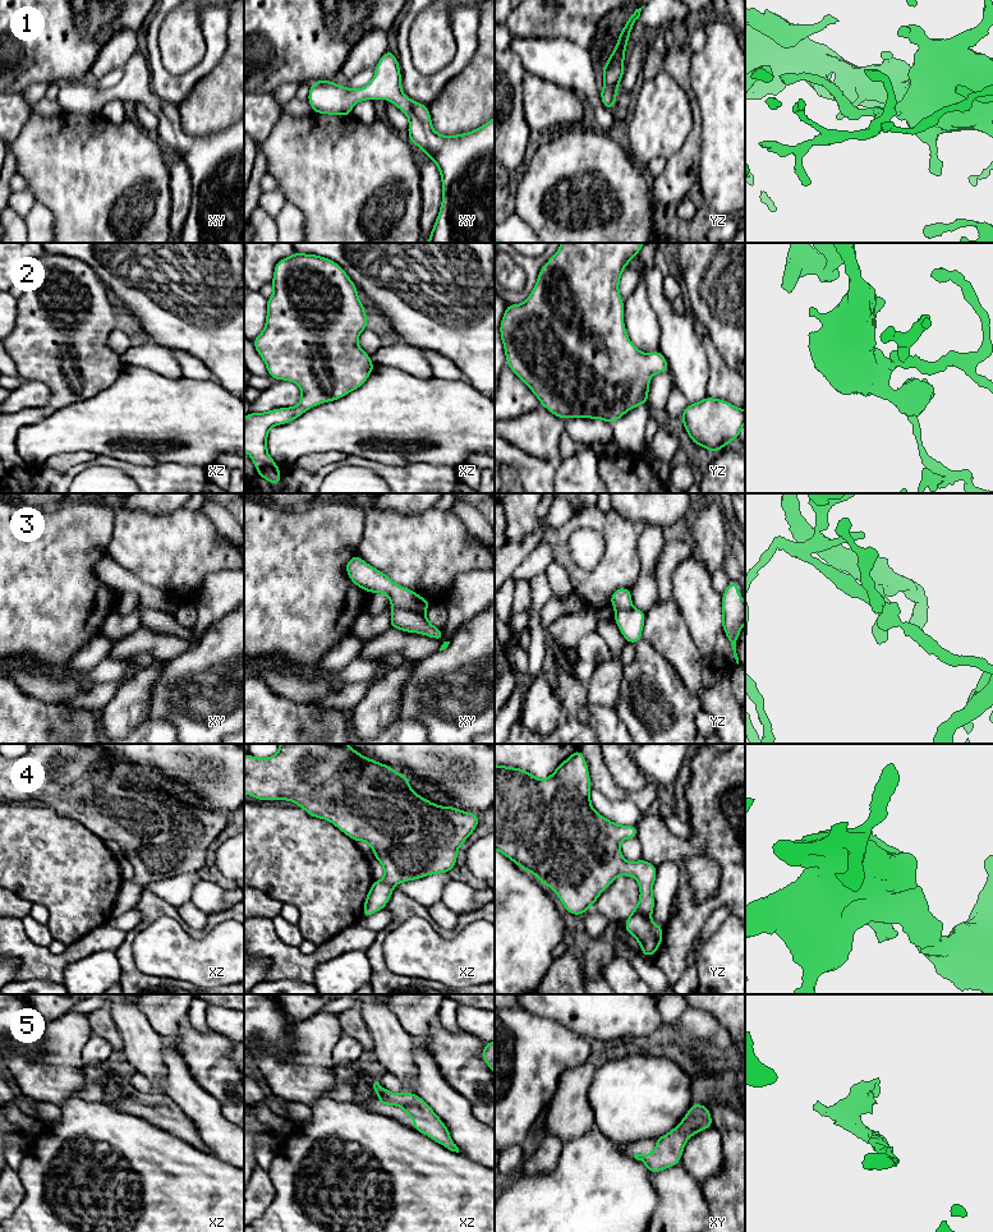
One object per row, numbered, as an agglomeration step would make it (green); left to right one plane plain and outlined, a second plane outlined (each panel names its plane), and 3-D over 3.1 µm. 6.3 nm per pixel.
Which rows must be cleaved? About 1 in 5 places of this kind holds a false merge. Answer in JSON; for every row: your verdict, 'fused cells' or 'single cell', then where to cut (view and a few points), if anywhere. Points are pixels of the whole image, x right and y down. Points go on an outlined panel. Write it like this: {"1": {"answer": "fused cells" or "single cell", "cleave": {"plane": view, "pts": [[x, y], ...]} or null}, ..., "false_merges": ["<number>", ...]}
{"1": {"answer": "single cell", "cleave": null}, "2": {"answer": "single cell", "cleave": null}, "3": {"answer": "fused cells", "cleave": {"plane": "xy", "pts": [[394, 607], [421, 608], [423, 611]]}}, "4": {"answer": "single cell", "cleave": null}, "5": {"answer": "single cell", "cleave": null}, "false_merges": ["3"]}

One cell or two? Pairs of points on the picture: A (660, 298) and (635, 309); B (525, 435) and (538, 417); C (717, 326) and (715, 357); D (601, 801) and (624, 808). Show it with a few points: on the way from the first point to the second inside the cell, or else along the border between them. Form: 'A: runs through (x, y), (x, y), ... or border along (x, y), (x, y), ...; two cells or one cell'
A: border along (642, 276), (647, 300), (660, 331); two cells
B: runs through (529, 431), (538, 421); one cell
C: border along (700, 322), (722, 361), (731, 369); two cells
D: runs through (606, 807), (619, 808); one cell

